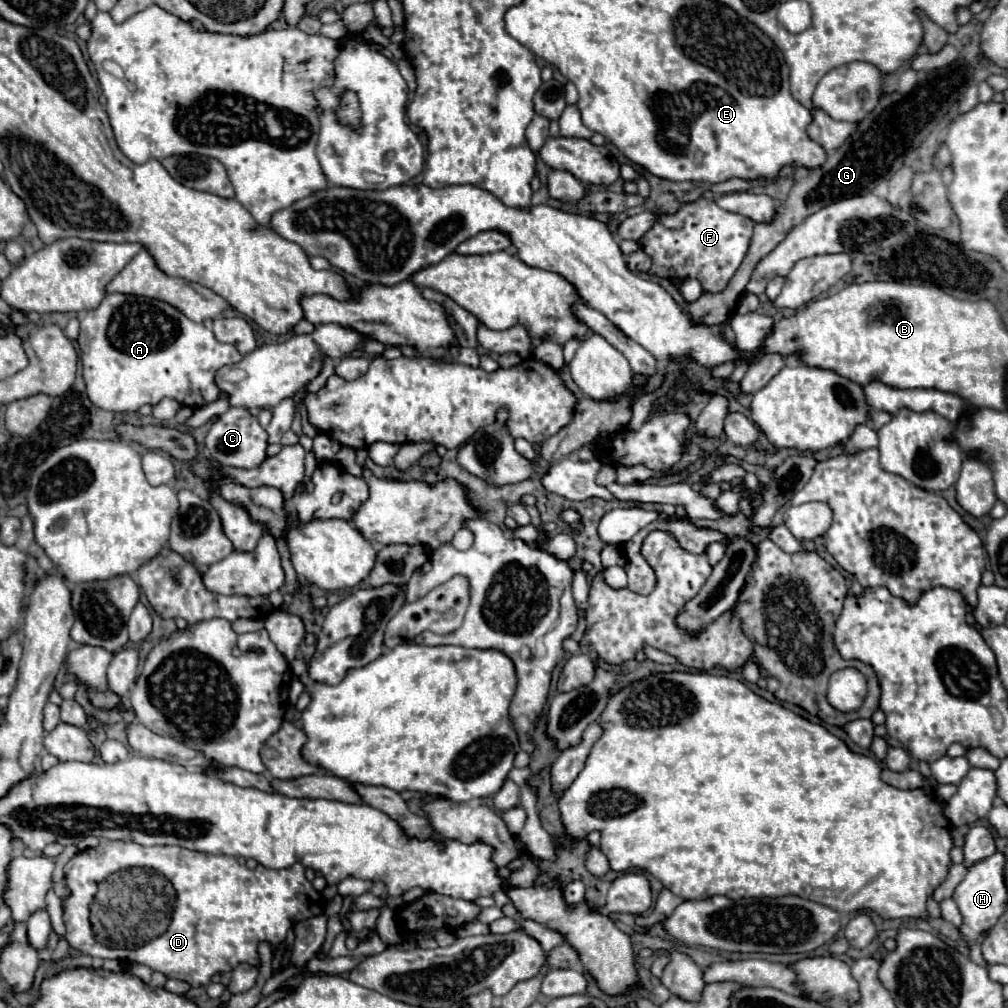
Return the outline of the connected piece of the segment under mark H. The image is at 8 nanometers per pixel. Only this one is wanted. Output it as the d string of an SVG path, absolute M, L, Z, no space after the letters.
M993 853L991 857L979 861L971 869L967 869L965 879L957 885L957 889L953 893L953 899L961 911L961 917L963 917L963 923L957 929L971 949L969 957L979 965L985 965L979 941L989 933L989 929L995 925L995 921L1003 915L1003 911L1007 907L1007 887L1003 881L1003 865L1005 865L1005 855Z

